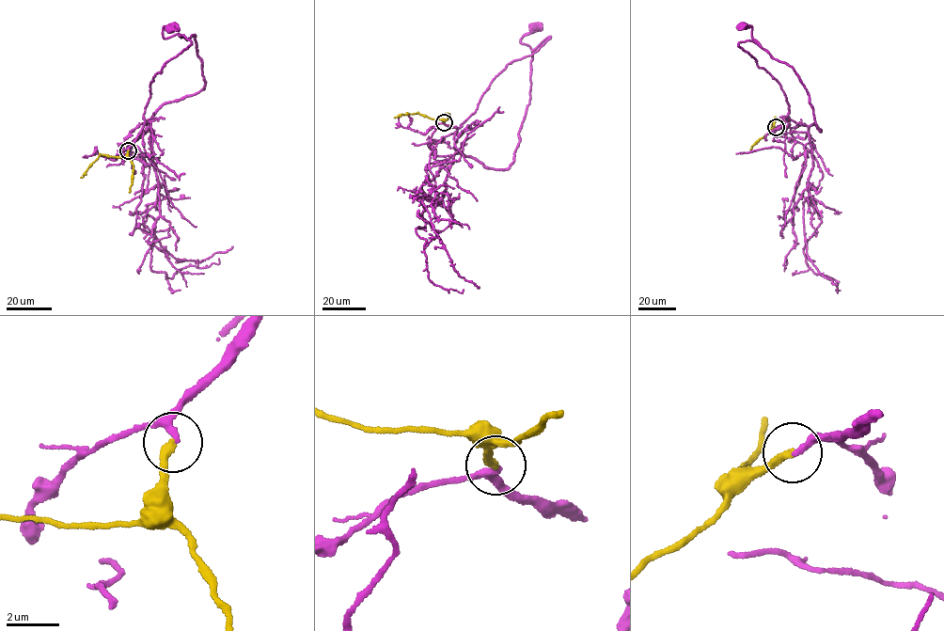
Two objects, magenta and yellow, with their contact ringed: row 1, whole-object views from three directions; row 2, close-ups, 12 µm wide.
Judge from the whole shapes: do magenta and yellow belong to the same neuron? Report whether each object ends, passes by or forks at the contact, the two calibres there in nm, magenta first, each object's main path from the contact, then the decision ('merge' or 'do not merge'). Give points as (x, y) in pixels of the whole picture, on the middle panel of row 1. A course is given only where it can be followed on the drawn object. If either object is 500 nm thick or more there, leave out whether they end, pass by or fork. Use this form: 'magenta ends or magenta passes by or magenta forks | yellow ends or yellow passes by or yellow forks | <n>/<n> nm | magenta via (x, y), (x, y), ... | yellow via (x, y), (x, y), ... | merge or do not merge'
magenta passes by | yellow ends | 190/300 nm | magenta via (444, 122), (459, 128), (495, 77), (549, 38), (532, 51), (520, 40), (534, 27) | yellow via (444, 122), (417, 113), (394, 118) | merge

